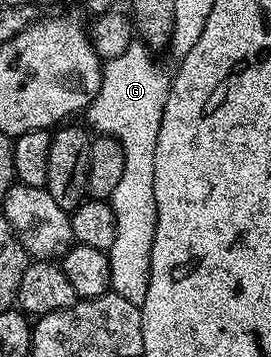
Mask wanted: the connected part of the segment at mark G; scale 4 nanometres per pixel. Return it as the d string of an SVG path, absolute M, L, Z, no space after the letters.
M133 43L114 59L104 61L102 65L102 83L98 87L98 95L88 105L87 124L97 134L115 137L122 147L124 166L122 179L118 187L114 187L110 204L114 211L116 230L114 231L114 247L106 250L110 263L111 292L122 295L122 299L130 299L130 303L141 306L146 299L146 291L150 283L150 247L154 247L154 231L156 230L156 204L154 203L154 147L158 143L158 127L162 127L162 111L166 107L170 73L167 73L155 61L153 50L143 43Z

